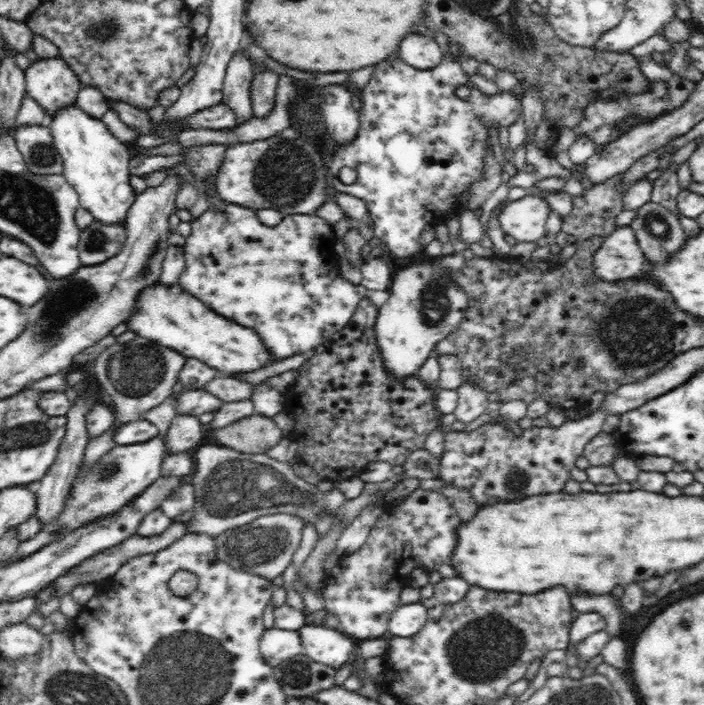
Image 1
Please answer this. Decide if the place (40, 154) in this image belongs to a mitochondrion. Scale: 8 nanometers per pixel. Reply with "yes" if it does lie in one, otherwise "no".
yes

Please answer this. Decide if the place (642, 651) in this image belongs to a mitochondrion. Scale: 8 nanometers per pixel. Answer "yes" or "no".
no

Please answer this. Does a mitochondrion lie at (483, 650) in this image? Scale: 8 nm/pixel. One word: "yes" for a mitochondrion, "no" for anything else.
yes

